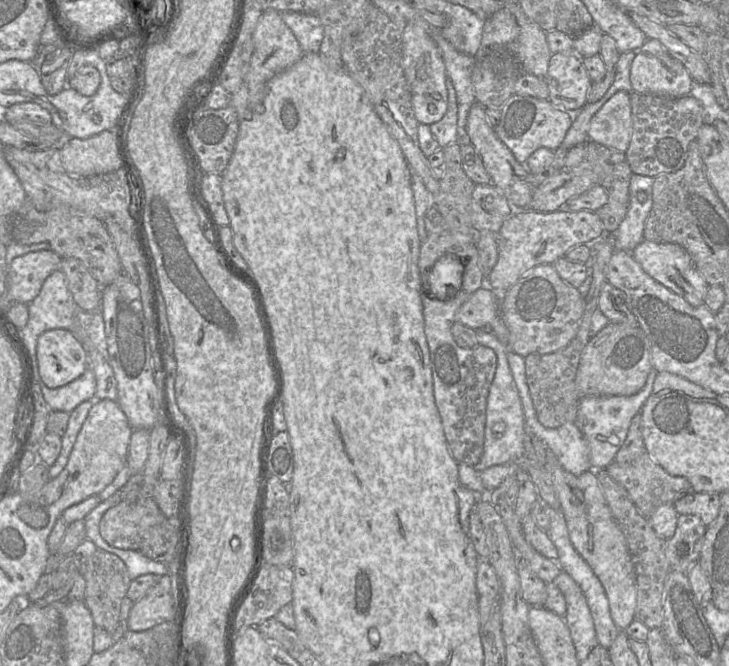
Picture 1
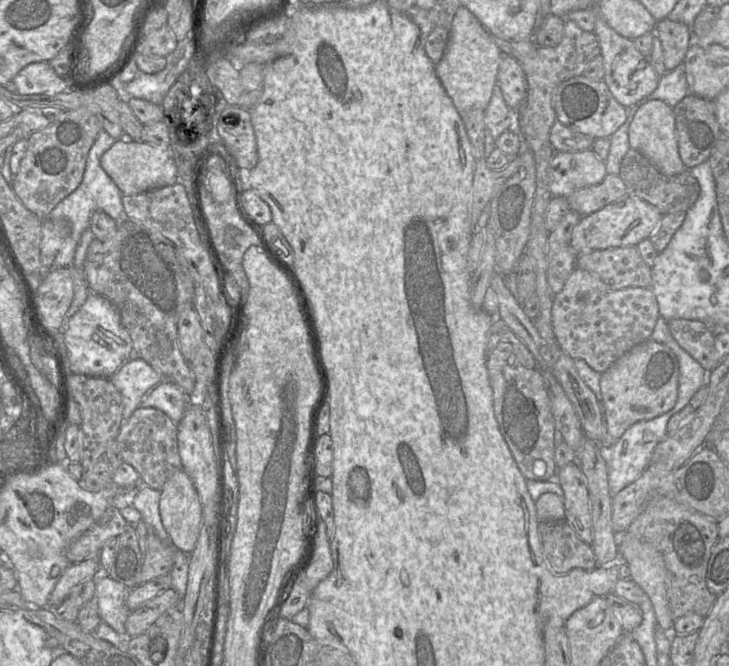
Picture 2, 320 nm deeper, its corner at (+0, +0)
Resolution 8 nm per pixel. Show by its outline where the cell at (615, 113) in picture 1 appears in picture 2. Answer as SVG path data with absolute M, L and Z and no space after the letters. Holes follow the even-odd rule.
M647 100L635 106L628 127L628 141L630 149L643 154L665 175L677 175L688 169L678 152L673 108L663 101Z

